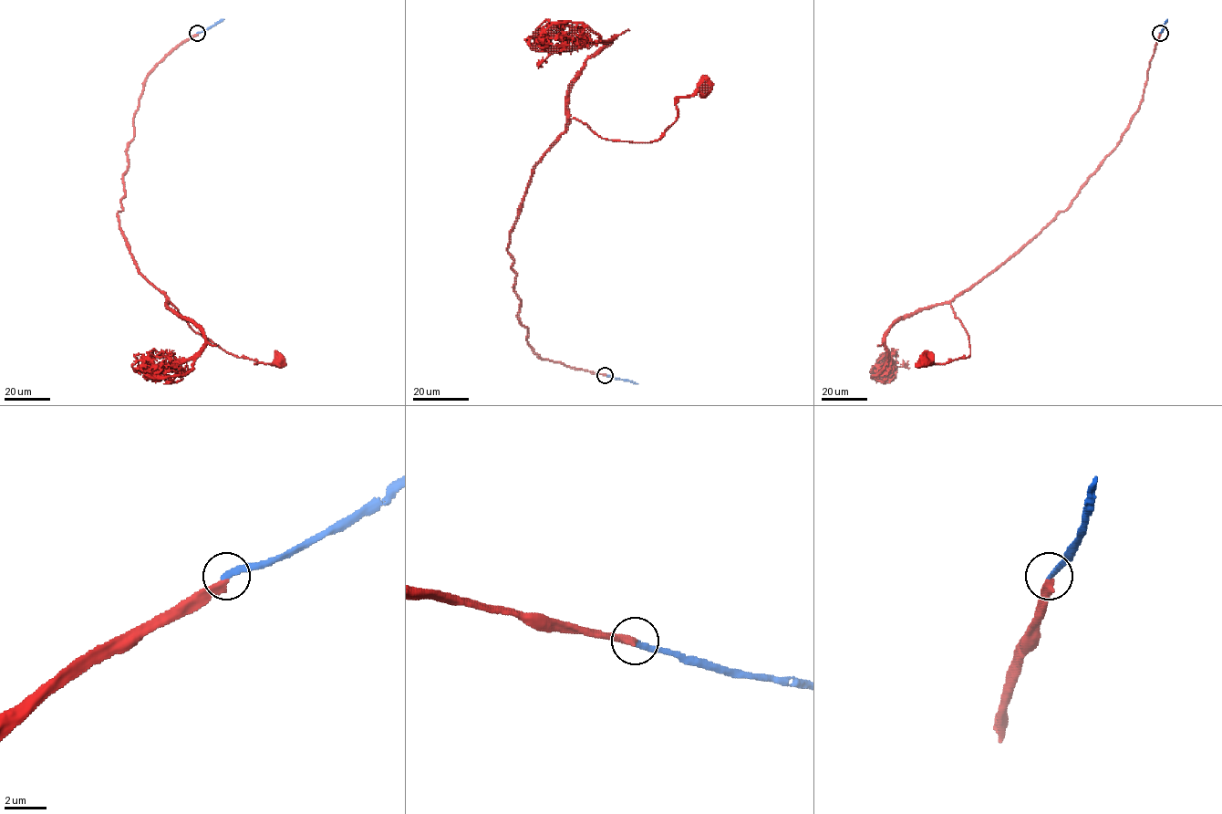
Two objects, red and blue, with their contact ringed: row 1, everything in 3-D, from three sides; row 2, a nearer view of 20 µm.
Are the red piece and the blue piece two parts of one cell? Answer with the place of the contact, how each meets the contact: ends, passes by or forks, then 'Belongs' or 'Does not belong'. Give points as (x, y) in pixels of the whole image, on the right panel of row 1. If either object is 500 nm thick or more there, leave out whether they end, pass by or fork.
Place: (1160, 33). At the ring red ends. At the ring blue ends. Does not belong

